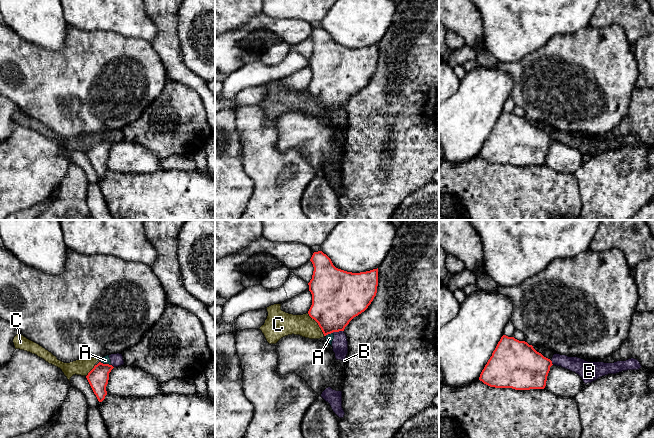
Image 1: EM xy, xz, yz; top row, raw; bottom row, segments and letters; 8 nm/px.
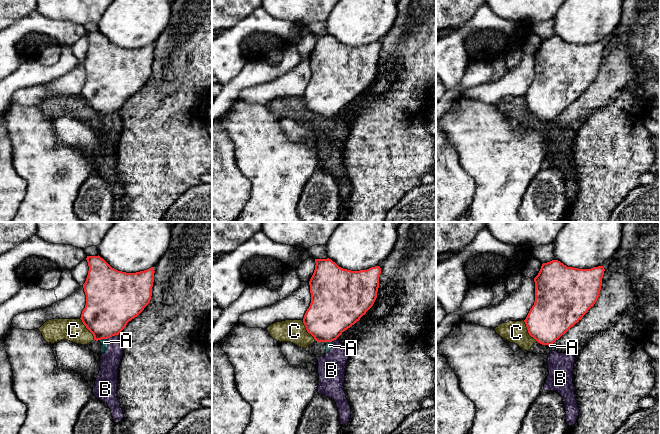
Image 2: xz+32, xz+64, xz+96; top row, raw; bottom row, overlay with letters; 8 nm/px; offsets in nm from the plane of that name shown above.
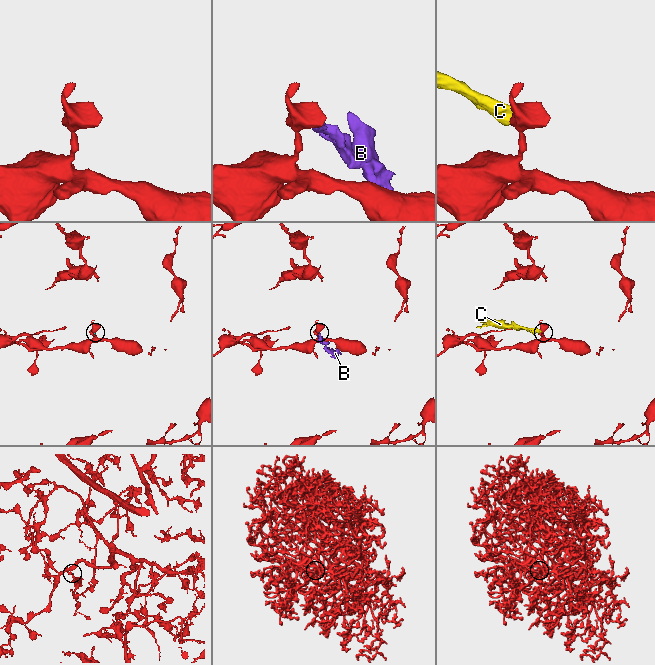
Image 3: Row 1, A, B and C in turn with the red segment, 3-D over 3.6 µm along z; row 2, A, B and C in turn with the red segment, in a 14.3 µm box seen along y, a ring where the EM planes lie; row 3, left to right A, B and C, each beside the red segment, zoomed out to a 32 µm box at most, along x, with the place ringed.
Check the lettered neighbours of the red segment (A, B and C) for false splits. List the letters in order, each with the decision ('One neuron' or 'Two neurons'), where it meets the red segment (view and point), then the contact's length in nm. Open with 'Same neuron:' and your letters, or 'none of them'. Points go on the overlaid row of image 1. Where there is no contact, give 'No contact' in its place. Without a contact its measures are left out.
Same neuron: none of them
A: Two neurons. Touches red at xy (105, 364). Shared border 90 nm
B: Two neurons. Touches red at xz (337, 331). Shared border 100 nm
C: Two neurons. Touches red at xz (318, 324). Shared border 240 nm

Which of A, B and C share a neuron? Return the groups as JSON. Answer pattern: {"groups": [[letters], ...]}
{"groups": [["A", "B", "C"]]}

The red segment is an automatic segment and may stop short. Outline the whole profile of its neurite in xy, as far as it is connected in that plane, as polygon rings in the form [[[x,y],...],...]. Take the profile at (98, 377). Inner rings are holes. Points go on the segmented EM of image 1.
[[[99,362],[86,376],[99,402],[102,402],[107,395],[106,386],[109,380],[109,373],[113,368],[112,365]]]

